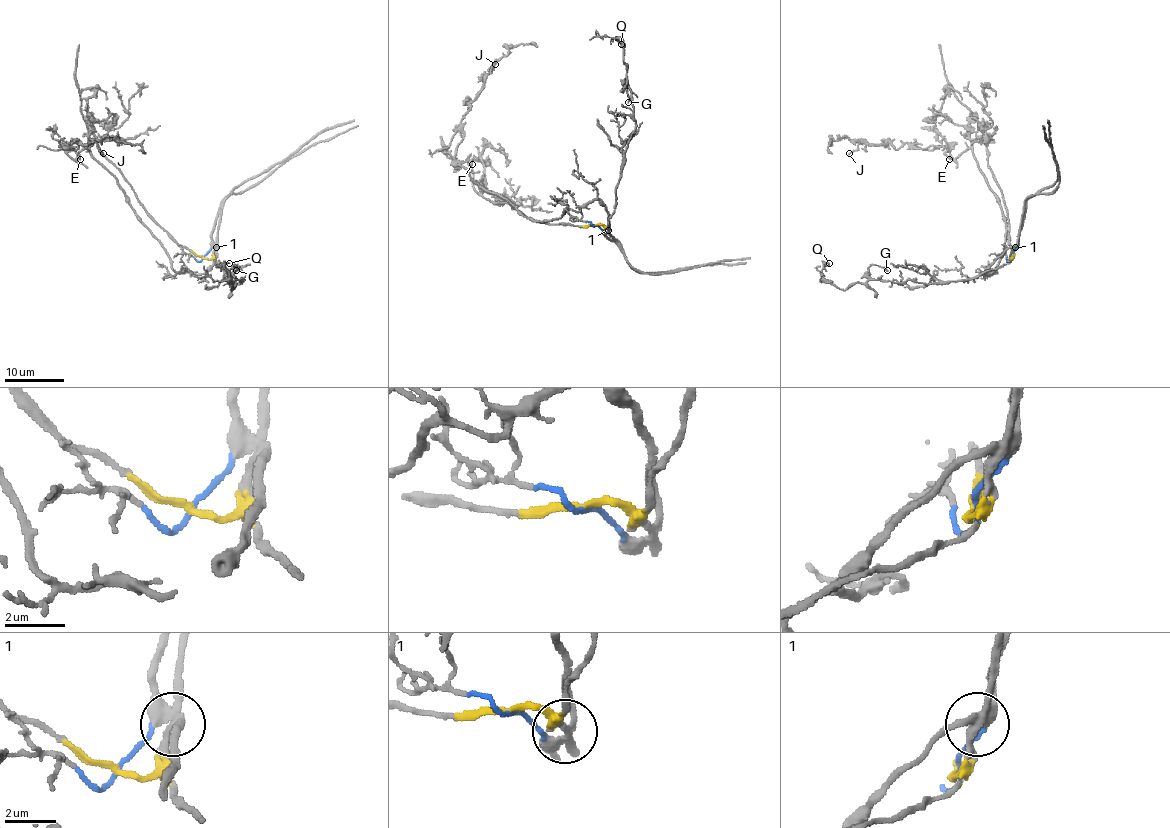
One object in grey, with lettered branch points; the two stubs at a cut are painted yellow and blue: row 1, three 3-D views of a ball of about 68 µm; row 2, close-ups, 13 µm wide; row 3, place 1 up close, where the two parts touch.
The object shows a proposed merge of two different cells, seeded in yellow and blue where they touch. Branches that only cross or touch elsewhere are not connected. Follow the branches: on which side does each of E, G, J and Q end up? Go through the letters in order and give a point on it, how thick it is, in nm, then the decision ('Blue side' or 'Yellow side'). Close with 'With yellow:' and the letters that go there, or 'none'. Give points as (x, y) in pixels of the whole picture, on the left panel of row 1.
E: Place: (80, 159). Thickness 140 nm. Blue side
G: Place: (236, 270). Thickness 130 nm. Yellow side
J: Place: (103, 153). Thickness 150 nm. Blue side
Q: Place: (229, 263). Thickness 150 nm. Yellow side
With yellow: G, Q

